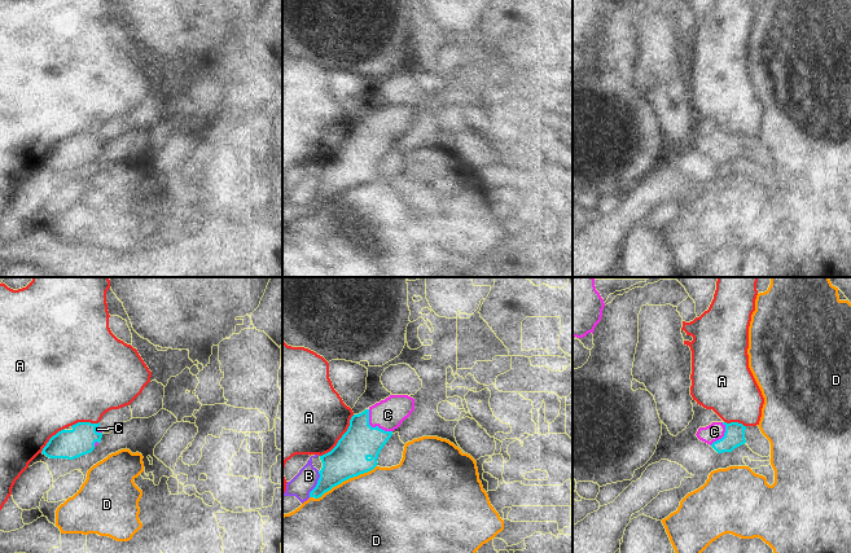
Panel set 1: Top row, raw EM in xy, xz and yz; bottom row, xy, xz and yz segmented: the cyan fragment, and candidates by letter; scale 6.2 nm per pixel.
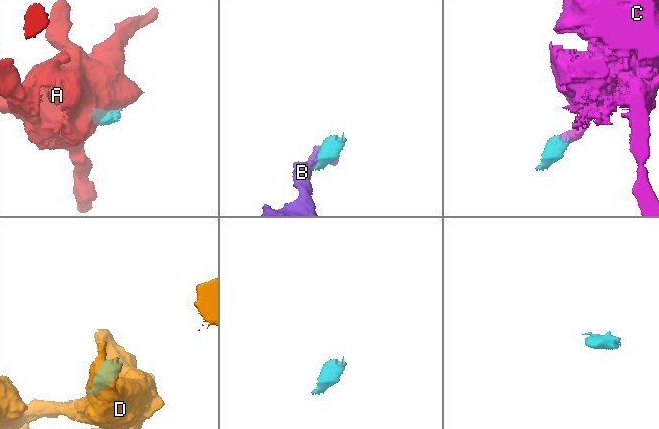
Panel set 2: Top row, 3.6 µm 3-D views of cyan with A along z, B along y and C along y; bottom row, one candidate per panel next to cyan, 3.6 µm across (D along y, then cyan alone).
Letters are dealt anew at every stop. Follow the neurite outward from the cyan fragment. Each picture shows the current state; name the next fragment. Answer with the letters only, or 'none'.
C

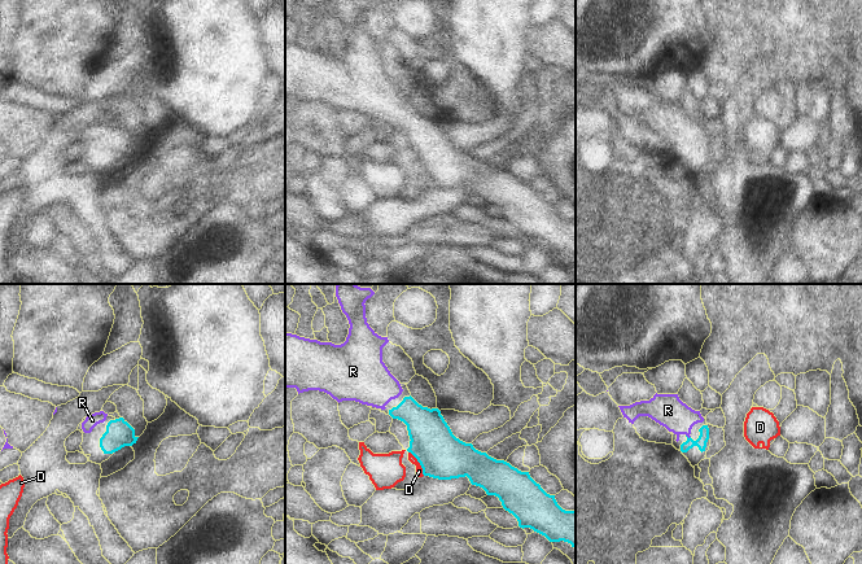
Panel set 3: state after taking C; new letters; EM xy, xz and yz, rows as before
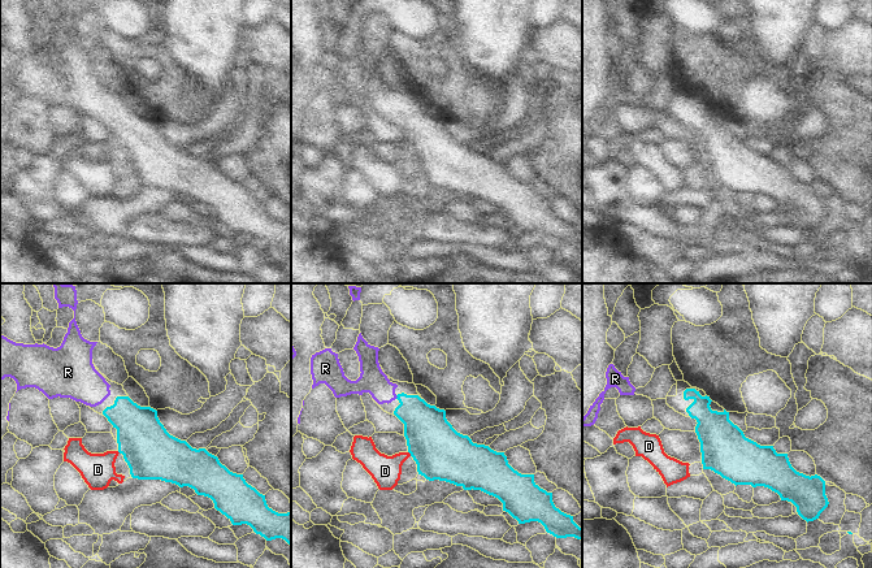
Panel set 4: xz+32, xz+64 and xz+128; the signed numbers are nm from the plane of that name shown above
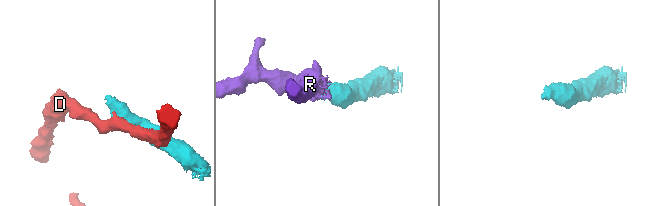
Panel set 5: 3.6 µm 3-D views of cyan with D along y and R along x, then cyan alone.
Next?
R

